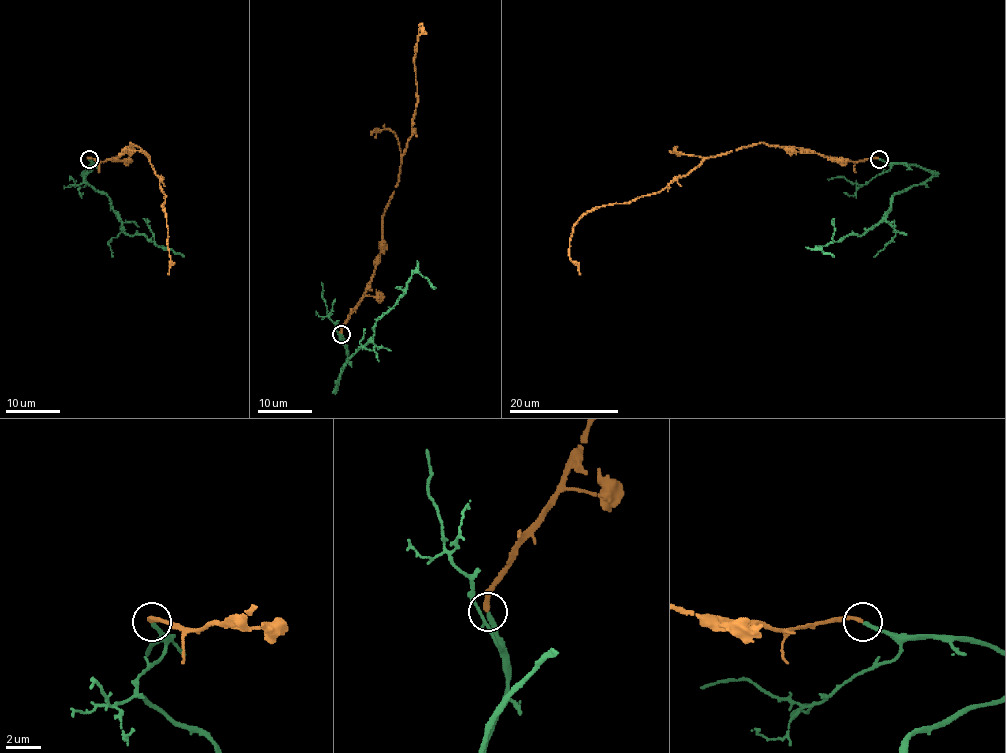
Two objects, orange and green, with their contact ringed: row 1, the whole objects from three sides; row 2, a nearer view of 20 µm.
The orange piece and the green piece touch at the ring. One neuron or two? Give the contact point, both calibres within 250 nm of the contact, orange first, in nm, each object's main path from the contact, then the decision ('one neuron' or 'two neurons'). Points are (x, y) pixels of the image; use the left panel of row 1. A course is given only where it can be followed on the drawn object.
at (89, 159); 240 nm thick on the orange side, 240 nm on the other; orange runs (88, 158), (98, 161), (114, 158), (131, 142), (148, 156), (165, 195), (162, 205), (170, 259), (168, 274); green runs (88, 158), (95, 164), (83, 175), (91, 187), (109, 198), (127, 233), (143, 235), (184, 257); one neuron

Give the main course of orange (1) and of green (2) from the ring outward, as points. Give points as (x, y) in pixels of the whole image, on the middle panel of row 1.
1: (340, 334), (381, 248), (383, 214), (398, 181), (415, 112), (420, 35)
2: (340, 334), (347, 363), (335, 387), (343, 364), (374, 334), (374, 325), (411, 275), (420, 273), (436, 288)

